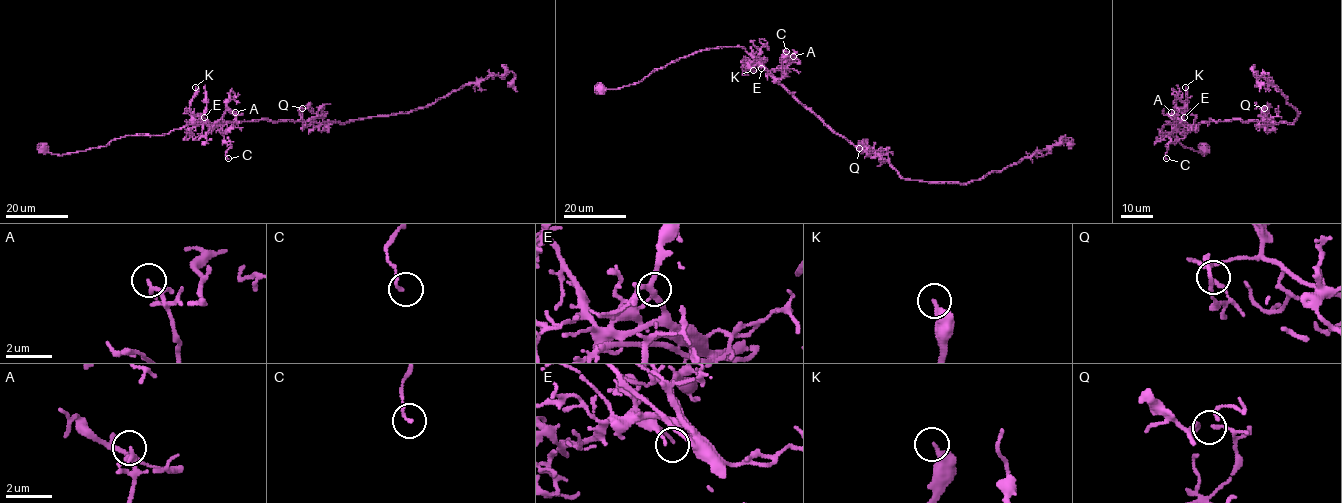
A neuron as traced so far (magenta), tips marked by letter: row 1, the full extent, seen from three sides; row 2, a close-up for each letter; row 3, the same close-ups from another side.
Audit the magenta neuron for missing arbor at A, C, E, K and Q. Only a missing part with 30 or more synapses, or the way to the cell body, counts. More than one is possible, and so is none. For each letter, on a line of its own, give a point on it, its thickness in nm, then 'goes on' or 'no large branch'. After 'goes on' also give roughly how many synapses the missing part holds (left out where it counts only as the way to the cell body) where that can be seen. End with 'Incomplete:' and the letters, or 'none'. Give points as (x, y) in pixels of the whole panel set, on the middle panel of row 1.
A: at (793, 56); 160 nm thick; no large branch
C: at (786, 51); 100 nm thick; no large branch
E: at (761, 68); 110 nm thick; no large branch
K: at (753, 70); 340 nm thick; no large branch
Q: at (859, 148); 110 nm thick; no large branch
Incomplete: none

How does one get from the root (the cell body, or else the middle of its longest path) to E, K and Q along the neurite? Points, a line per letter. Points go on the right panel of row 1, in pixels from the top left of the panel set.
E: (1204, 147), (1204, 155), (1186, 148), (1173, 136), (1162, 134), (1165, 125), (1177, 125), (1184, 117)
K: (1204, 147), (1204, 155), (1186, 148), (1173, 136), (1164, 136), (1162, 132), (1166, 124), (1180, 124), (1185, 87)
Q: (1204, 147), (1204, 155), (1186, 148), (1162, 129), (1166, 124), (1261, 121), (1268, 113), (1264, 108)

